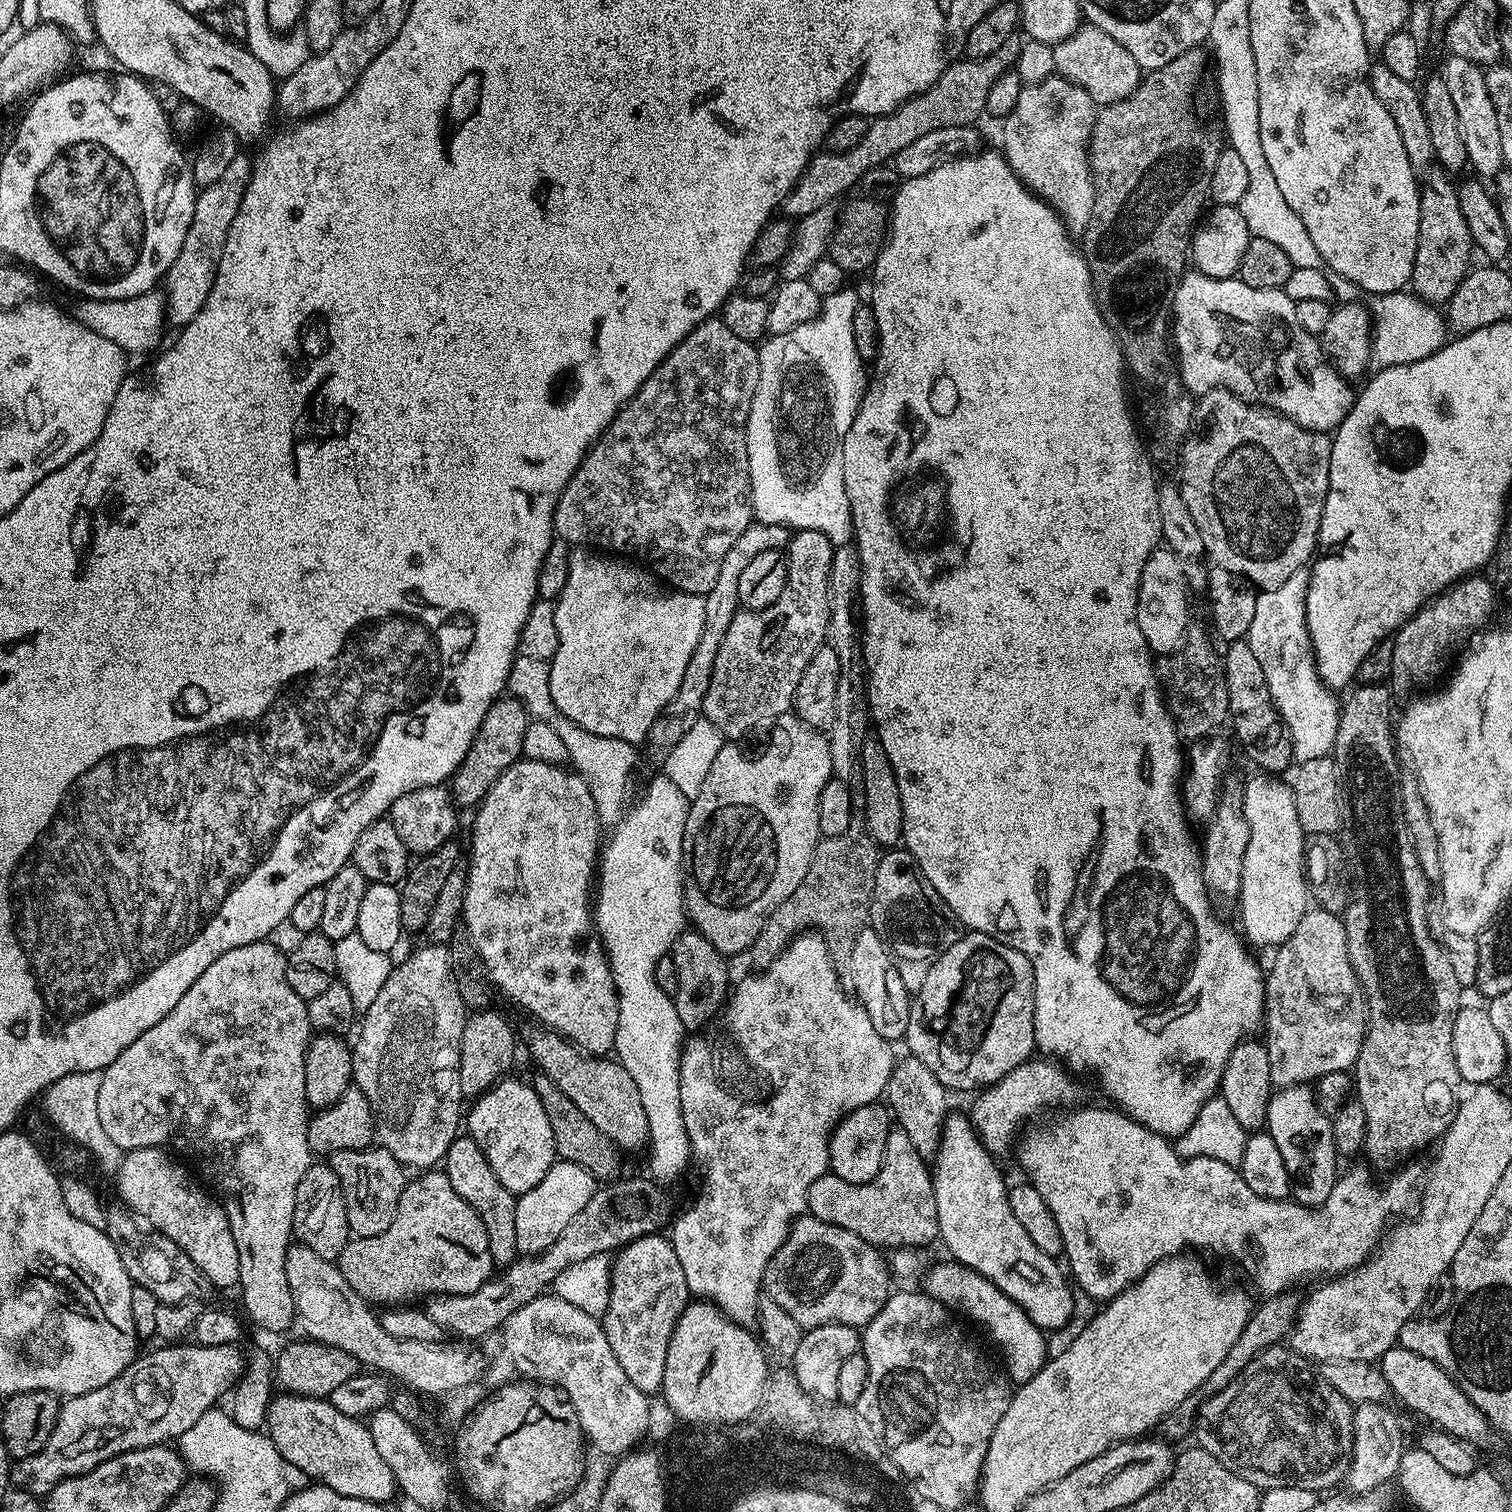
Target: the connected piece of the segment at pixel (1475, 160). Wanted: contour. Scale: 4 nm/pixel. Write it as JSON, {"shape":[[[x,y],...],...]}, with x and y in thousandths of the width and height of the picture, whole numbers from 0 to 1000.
{"shape":[[[958,36],[957,39],[954,50],[959,60],[959,65],[962,65],[962,71],[964,73],[964,81],[967,86],[967,93],[970,94],[973,113],[976,113],[977,114],[974,114],[979,118],[989,118],[995,111],[993,88],[991,87],[991,75],[988,73],[985,60],[983,60],[982,46],[970,38]]]}

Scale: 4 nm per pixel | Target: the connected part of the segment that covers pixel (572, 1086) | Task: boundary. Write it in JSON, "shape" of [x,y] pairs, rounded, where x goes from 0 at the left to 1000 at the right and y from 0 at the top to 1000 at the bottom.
{"shape":[[[356,677],[352,678],[345,683],[345,690],[349,692],[352,701],[356,708],[364,713],[401,750],[401,753],[407,757],[408,760],[421,762],[429,756],[430,742],[427,742],[427,734],[425,732],[425,725],[422,724],[422,718],[419,718],[419,713],[414,710],[414,708],[407,700],[390,698],[384,695],[378,688],[374,688],[364,680],[360,680]]]}

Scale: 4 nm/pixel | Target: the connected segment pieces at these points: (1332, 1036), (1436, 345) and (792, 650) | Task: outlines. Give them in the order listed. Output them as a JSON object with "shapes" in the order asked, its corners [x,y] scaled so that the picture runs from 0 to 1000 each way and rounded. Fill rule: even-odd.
{"shapes":[[[[866,600],[861,610],[858,610],[858,615],[856,615],[852,622],[843,628],[843,632],[841,641],[837,643],[835,678],[842,718],[844,720],[854,720],[856,717],[870,716],[880,709],[896,707],[902,688],[903,662],[899,648],[893,639],[888,608],[883,603],[878,603],[876,601]]],[[[929,192],[919,193],[909,196],[907,200],[908,219],[905,240],[908,244],[940,239],[957,227],[958,214],[956,208],[949,202],[942,200],[935,194]]],[[[533,350],[527,351],[520,360],[521,379],[520,380],[520,385],[519,386],[519,390],[516,395],[509,401],[504,403],[503,405],[487,404],[485,411],[483,411],[483,417],[480,417],[480,422],[478,422],[478,427],[475,427],[475,435],[472,435],[472,446],[470,448],[470,454],[467,456],[466,470],[464,472],[465,476],[469,476],[482,490],[489,490],[490,489],[489,487],[493,486],[499,479],[503,479],[505,476],[509,476],[509,478],[513,477],[524,468],[524,462],[526,458],[528,448],[530,448],[530,443],[533,443],[533,440],[537,437],[538,433],[546,425],[548,420],[548,406],[550,405],[550,402],[548,401],[548,378],[550,374],[552,365],[552,362],[546,352]]]]}

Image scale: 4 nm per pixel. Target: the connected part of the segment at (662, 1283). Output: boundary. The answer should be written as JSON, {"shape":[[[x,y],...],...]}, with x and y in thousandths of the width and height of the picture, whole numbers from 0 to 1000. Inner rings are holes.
{"shape":[[[437,816],[423,817],[407,829],[403,836],[403,861],[398,871],[399,882],[403,887],[403,893],[406,893],[406,898],[409,898],[411,906],[414,906],[414,911],[417,911],[417,914],[419,914],[419,917],[422,917],[422,919],[427,922],[437,920],[440,906],[440,893],[443,890],[448,872],[456,862],[451,835],[448,835],[448,829],[446,829],[444,819],[439,818],[438,820],[438,818]]]}

